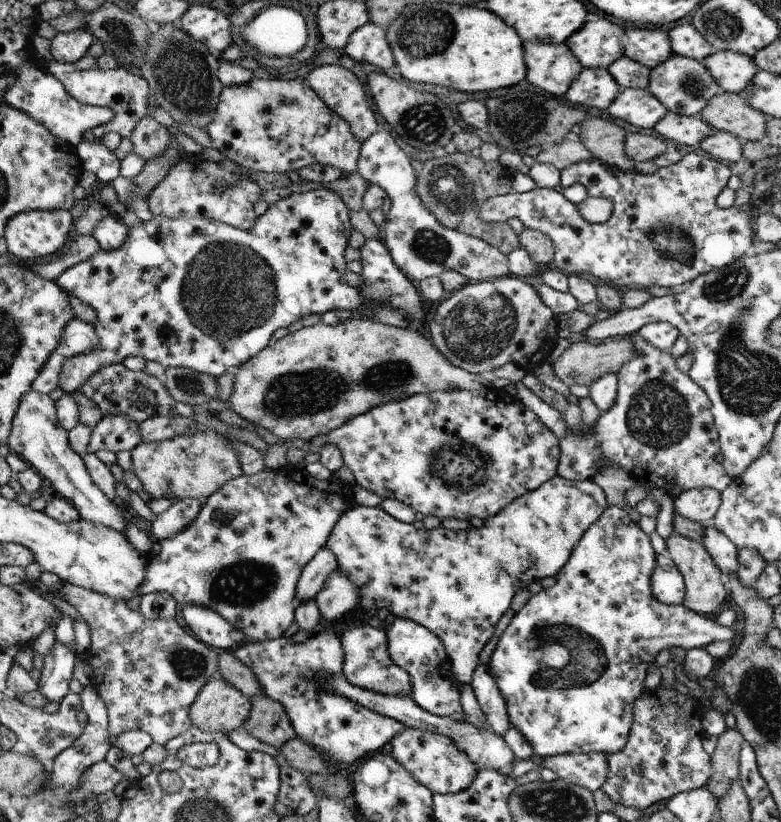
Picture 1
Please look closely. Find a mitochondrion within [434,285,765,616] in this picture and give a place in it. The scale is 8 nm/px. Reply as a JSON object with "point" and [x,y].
{"point":[479,327]}

